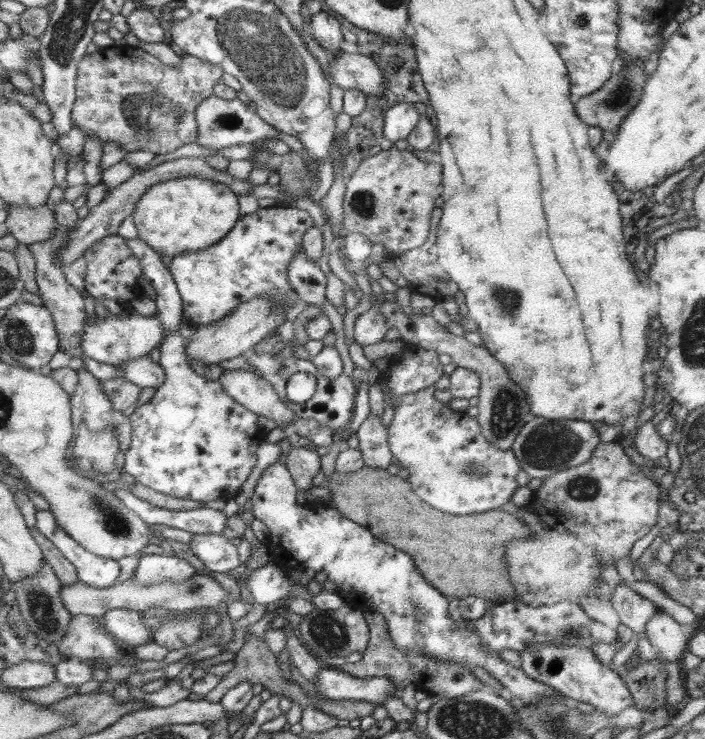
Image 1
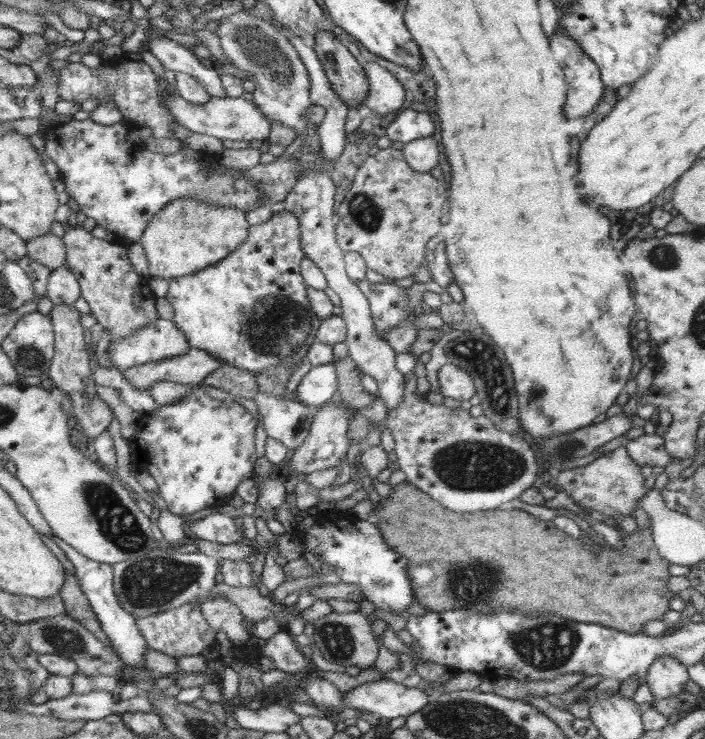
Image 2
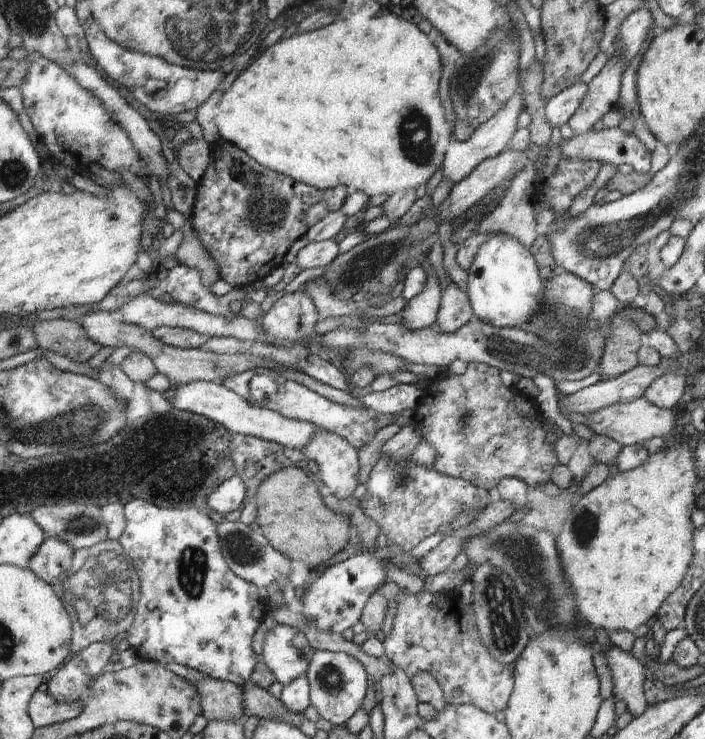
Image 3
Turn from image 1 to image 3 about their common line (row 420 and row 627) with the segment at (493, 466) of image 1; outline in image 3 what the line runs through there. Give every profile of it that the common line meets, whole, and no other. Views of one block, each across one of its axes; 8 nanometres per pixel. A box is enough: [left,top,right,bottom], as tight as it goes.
[377,579,514,715]

